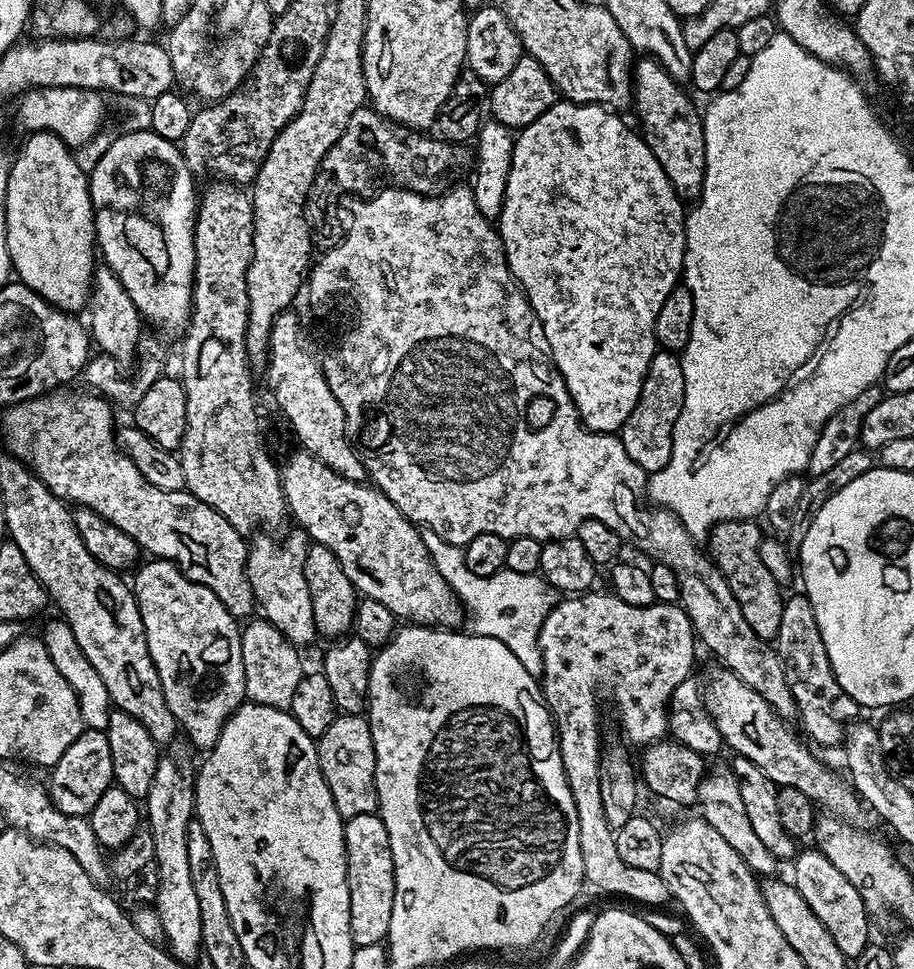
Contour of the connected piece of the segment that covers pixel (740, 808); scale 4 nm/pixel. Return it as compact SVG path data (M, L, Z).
M731 763L716 764L707 769L704 781L700 783L700 798L698 801L699 815L722 838L726 838L726 843L734 846L738 850L738 858L751 872L756 873L759 877L768 878L773 875L772 872L778 867L778 861L770 850L766 850L766 845L758 838L754 831L754 826L750 826L750 817L746 814L746 805L742 802L742 790L738 790L738 778L732 772Z

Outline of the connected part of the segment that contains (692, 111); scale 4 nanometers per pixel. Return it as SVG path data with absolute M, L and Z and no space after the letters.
M640 59L634 64L632 95L636 112L640 115L642 135L654 158L658 158L662 170L666 170L670 186L674 186L685 201L695 201L704 189L706 174L706 142L701 109L692 105L691 98L684 93L685 85L668 74L657 60Z

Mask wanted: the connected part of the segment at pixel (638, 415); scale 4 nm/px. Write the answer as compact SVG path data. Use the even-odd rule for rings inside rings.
M658 350L653 354L648 372L644 375L638 402L626 418L618 433L626 454L646 473L662 470L672 457L672 431L678 414L682 414L682 402L686 394L686 378L682 374L682 362L675 352Z

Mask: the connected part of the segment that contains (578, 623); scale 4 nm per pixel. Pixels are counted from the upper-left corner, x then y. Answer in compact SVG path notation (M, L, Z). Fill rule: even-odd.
M589 590L583 594L572 594L561 599L550 614L545 618L540 631L539 646L540 657L542 658L542 699L548 706L548 711L552 714L552 723L556 726L556 739L560 742L560 753L562 754L562 764L566 770L566 782L570 786L570 794L574 794L574 806L578 810L578 838L582 846L582 870L584 879L589 885L593 884L600 892L609 892L612 896L625 896L628 900L633 900L636 904L648 904L644 906L664 906L669 903L670 893L666 882L660 877L659 872L650 870L634 870L634 866L626 866L622 858L618 858L616 849L616 833L606 822L604 813L604 803L602 802L602 790L600 789L600 754L602 751L602 739L600 740L600 708L596 705L596 695L600 692L600 687L604 684L604 676L616 676L616 704L620 707L620 724L628 728L628 736L639 746L654 744L658 740L665 739L669 735L668 731L668 706L672 703L674 690L682 686L684 680L693 675L692 663L696 660L696 648L698 649L698 637L692 630L690 618L684 613L683 607L679 603L661 604L659 602L650 606L630 606L630 602L622 602L614 594L603 596L597 590Z

